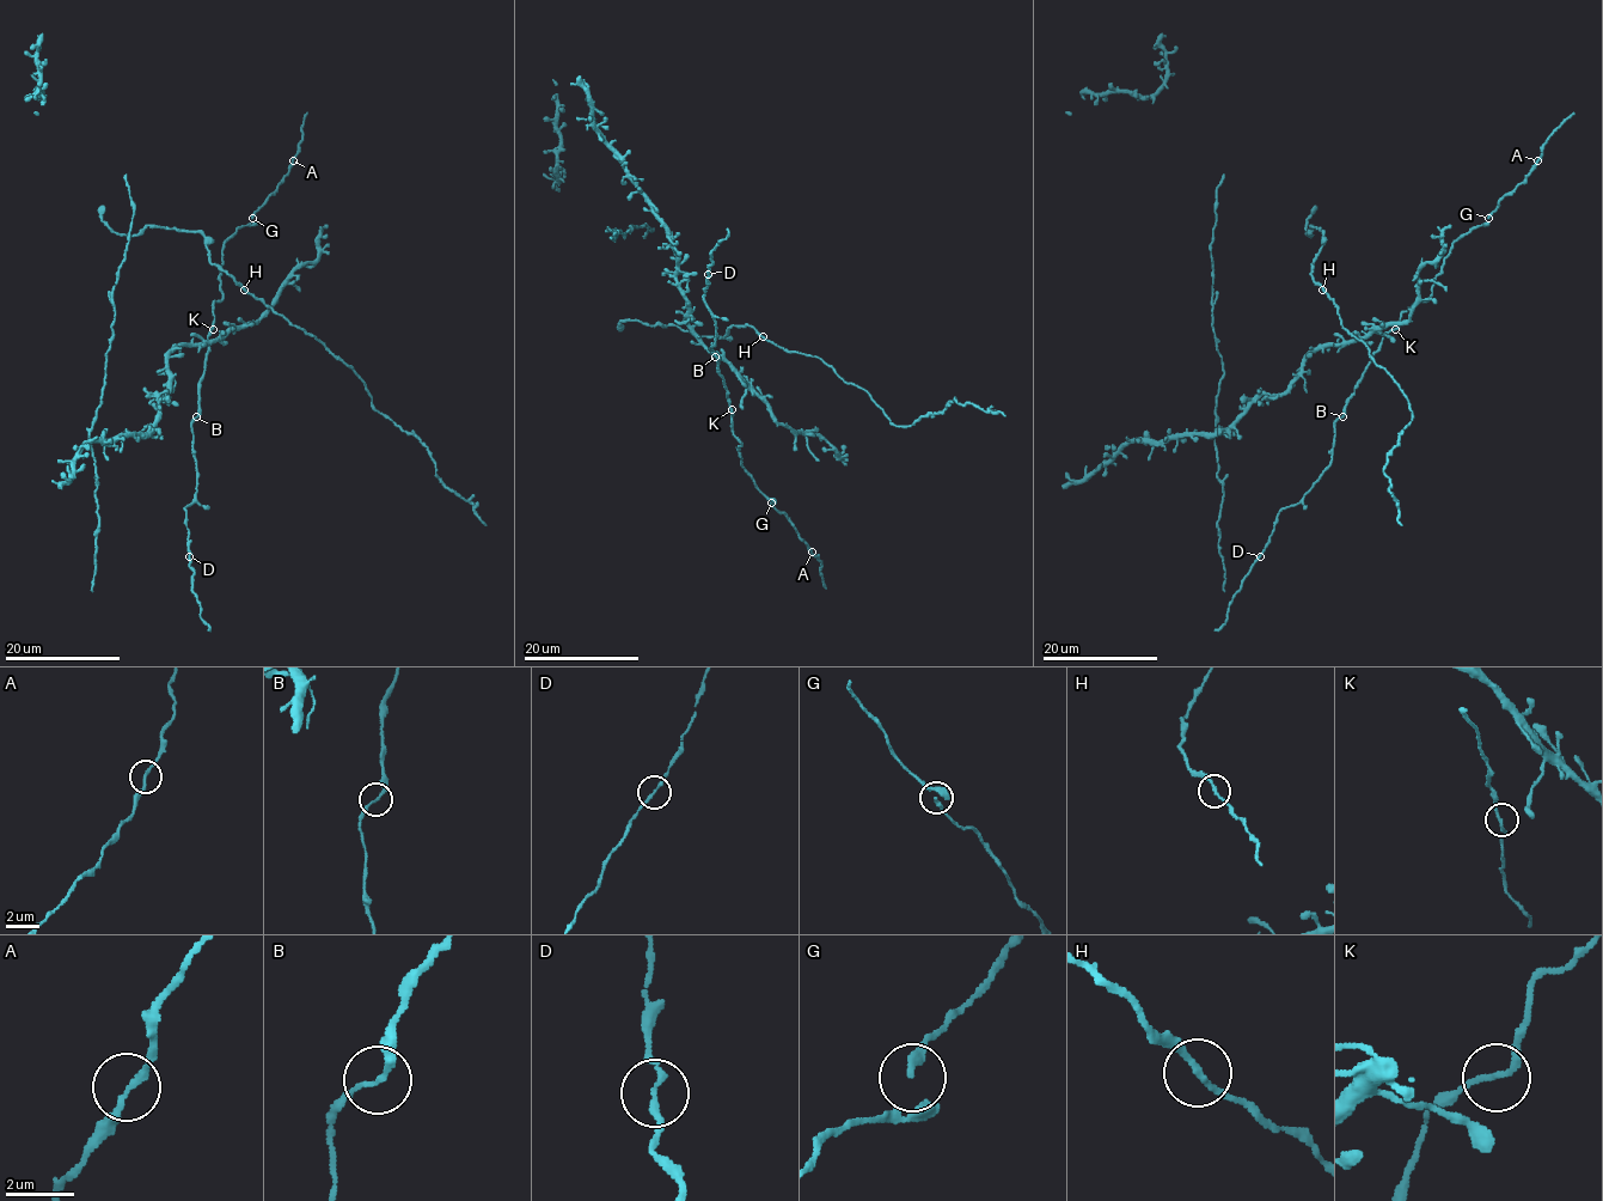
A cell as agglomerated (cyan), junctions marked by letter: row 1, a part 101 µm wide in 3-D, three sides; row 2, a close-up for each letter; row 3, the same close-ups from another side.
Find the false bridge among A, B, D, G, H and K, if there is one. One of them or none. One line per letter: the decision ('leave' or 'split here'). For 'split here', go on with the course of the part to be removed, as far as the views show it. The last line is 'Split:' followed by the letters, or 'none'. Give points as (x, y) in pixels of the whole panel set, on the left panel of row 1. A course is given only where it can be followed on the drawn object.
A: leave
B: leave
D: leave
G: leave
H: leave
K: leave
Split: none

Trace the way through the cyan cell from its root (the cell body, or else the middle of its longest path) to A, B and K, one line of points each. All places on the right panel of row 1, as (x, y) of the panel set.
A: (1241, 414), (1262, 394), (1283, 394), (1310, 354), (1395, 329), (1430, 298), (1452, 244), (1537, 159)
B: (1241, 414), (1262, 394), (1283, 394), (1310, 354), (1329, 345), (1356, 342), (1374, 333), (1387, 334), (1341, 416)
K: (1241, 414), (1262, 394), (1283, 394), (1310, 354), (1329, 345), (1356, 342), (1374, 333), (1387, 335), (1395, 329)

